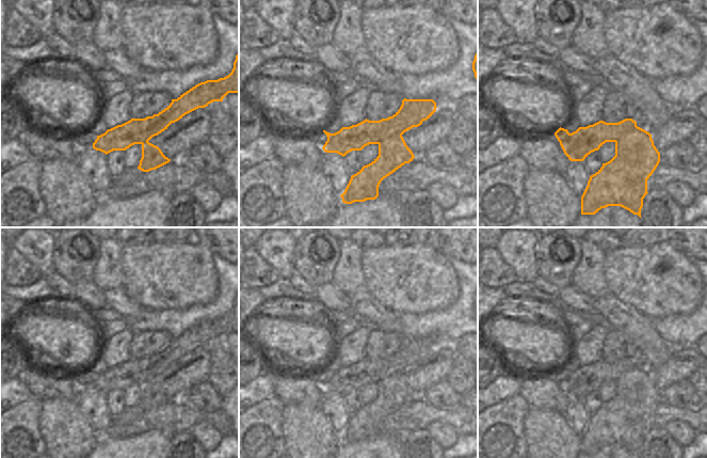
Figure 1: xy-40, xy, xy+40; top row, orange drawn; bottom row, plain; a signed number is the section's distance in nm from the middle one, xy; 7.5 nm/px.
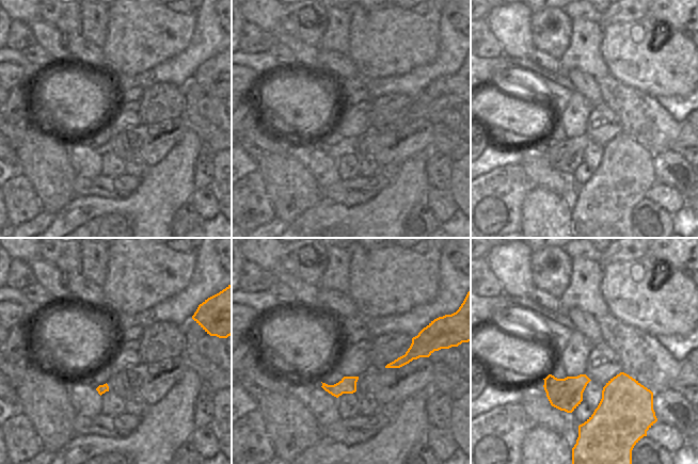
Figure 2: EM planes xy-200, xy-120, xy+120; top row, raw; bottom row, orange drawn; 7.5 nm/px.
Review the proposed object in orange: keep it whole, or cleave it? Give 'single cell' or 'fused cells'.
fused cells

